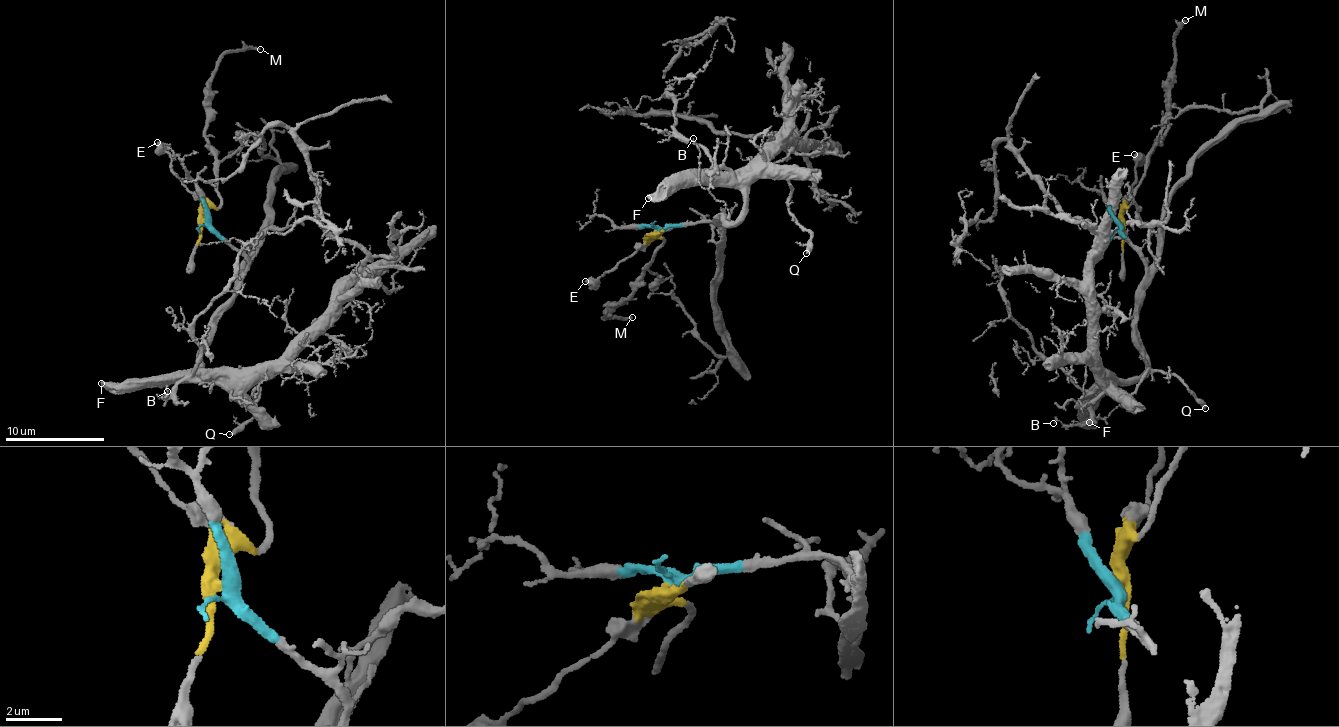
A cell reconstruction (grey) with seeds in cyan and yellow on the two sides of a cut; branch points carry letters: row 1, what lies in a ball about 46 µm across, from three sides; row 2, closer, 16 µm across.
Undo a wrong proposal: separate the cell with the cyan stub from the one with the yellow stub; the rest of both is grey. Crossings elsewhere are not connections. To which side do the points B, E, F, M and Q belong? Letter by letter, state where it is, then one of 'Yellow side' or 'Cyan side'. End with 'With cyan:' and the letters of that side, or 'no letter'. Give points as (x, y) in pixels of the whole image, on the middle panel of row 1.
B: Place: (693, 138). Cyan side
E: Place: (585, 281). Yellow side
F: Place: (648, 198). Cyan side
M: Place: (632, 317). Yellow side
Q: Place: (806, 253). Cyan side
With cyan: B, F, Q

